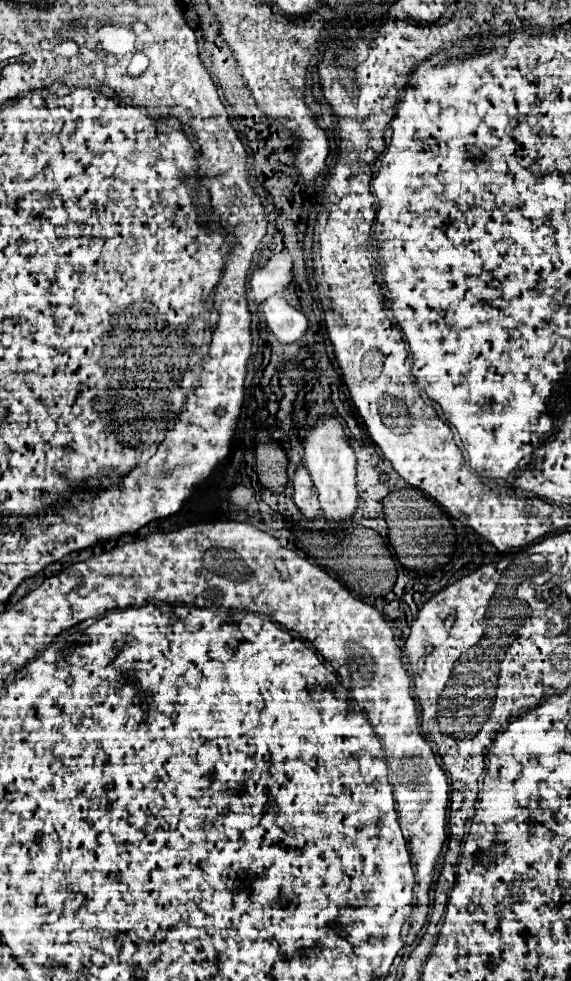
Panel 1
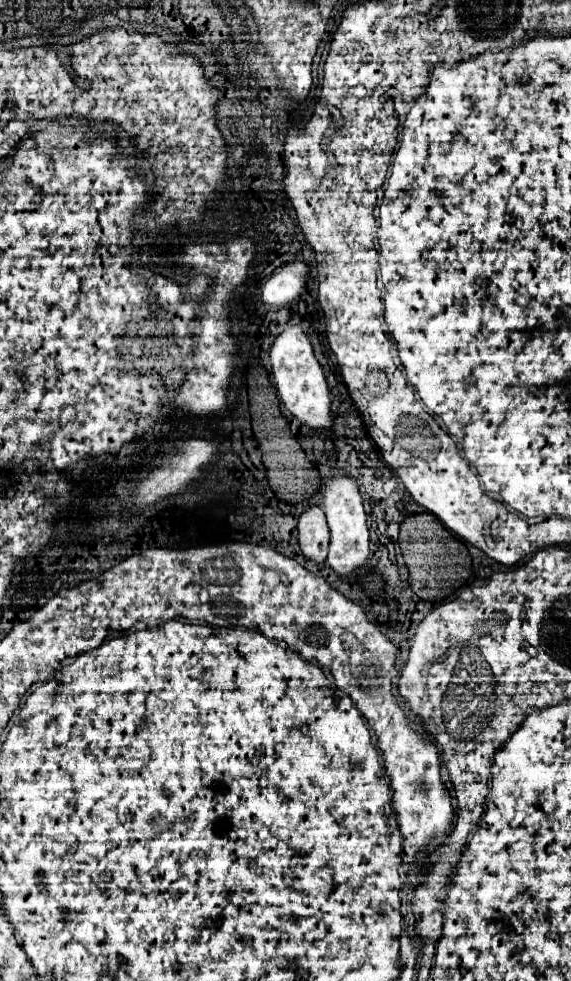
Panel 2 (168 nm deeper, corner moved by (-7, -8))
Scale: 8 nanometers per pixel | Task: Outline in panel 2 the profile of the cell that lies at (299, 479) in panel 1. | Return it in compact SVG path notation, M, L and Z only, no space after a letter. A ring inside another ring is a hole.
M319 506L307 508L299 518L299 546L307 560L313 560L315 564L323 564L327 558L327 546L329 546L329 528L325 514Z

